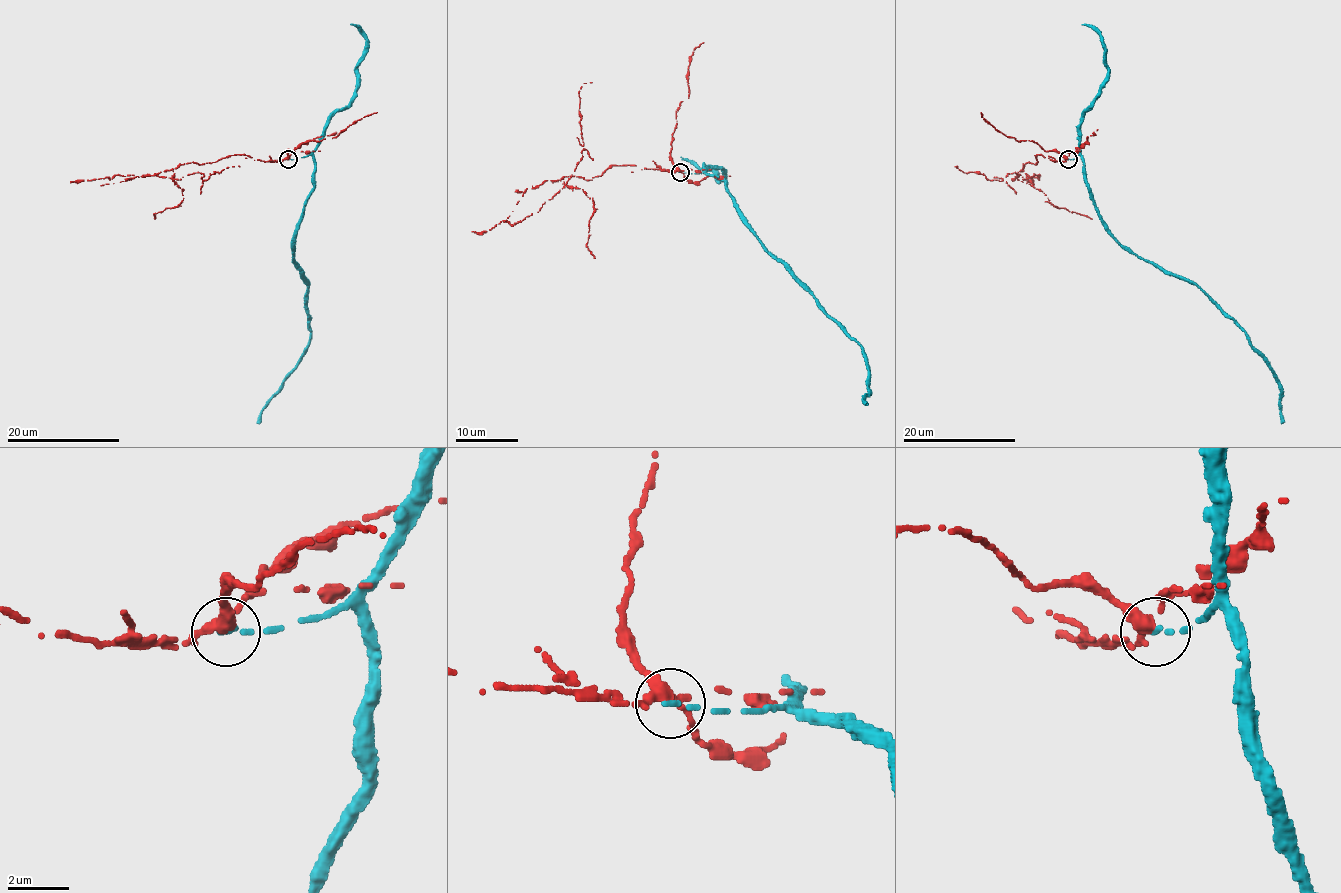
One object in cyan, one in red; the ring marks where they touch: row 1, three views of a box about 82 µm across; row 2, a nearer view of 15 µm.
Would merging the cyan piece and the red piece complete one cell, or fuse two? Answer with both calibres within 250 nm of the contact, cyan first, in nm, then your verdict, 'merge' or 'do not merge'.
140 nm thick on the cyan side, 280 nm on the other; do not merge

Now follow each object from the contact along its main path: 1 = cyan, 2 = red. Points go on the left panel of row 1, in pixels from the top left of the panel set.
1: (288, 159), (311, 155), (315, 164), (314, 186), (291, 245), (307, 287), (304, 306), (310, 339), (256, 423)
2: (288, 159), (265, 162), (229, 155), (204, 164), (179, 164), (172, 177), (201, 173), (204, 181), (240, 166)

